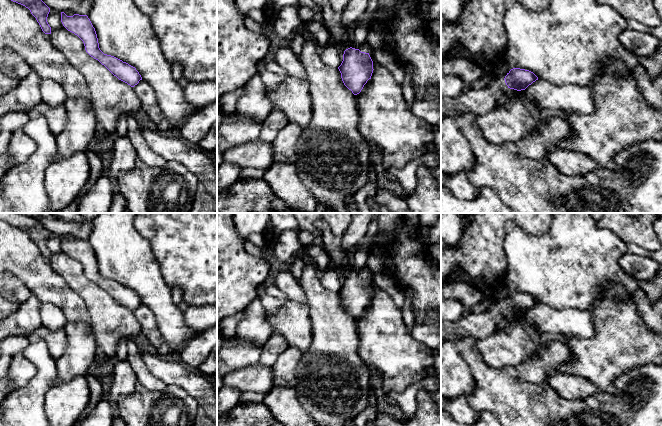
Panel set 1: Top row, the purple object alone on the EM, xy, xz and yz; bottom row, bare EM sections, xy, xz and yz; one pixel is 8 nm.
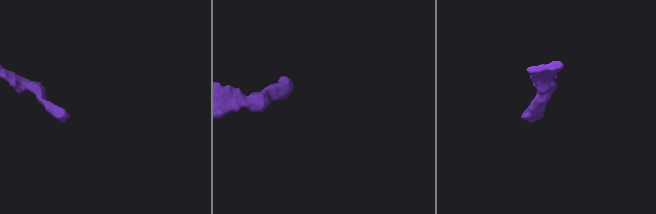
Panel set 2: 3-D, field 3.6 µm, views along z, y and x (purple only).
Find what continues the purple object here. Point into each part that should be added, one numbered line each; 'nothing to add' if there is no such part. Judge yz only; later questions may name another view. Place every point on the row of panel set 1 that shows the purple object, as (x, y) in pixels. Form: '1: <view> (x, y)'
1: yz (477, 102)

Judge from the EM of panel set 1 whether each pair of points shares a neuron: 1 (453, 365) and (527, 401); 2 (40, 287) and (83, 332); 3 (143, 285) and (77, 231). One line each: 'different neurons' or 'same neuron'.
1: different neurons
2: different neurons
3: different neurons

